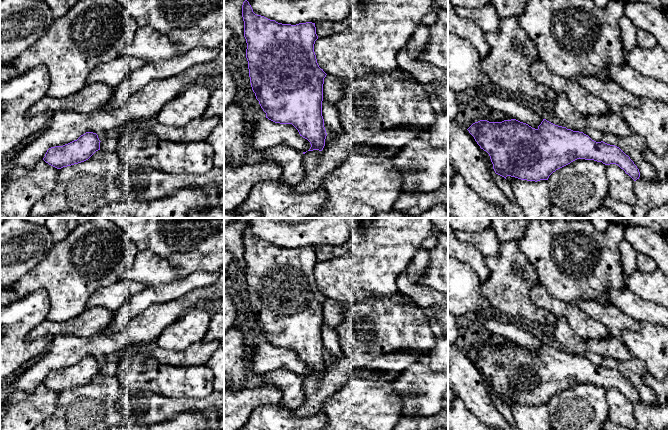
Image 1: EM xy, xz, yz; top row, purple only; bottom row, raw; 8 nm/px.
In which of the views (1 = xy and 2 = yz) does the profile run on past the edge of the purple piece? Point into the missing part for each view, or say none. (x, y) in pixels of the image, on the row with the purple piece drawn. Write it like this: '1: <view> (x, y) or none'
1: none
2: none

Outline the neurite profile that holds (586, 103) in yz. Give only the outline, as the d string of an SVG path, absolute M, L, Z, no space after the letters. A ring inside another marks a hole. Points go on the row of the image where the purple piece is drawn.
M541 60L531 65L530 75L555 93L564 93L570 104L584 116L603 116L610 111L604 101L590 93L578 81L555 75Z

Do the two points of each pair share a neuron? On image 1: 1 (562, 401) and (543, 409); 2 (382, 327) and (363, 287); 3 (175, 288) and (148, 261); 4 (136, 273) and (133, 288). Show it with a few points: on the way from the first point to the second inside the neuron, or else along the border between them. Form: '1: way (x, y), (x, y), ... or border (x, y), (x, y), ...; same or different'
1: border (547, 404), (550, 419); different
2: border (391, 295), (373, 296), (345, 303); different
3: border (177, 278), (169, 282), (146, 287); different
4: border (121, 278), (138, 281), (145, 287); different

